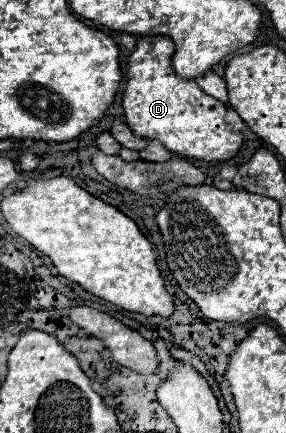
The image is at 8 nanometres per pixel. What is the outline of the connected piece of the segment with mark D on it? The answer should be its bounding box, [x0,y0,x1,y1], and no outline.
[122,35,242,161]

